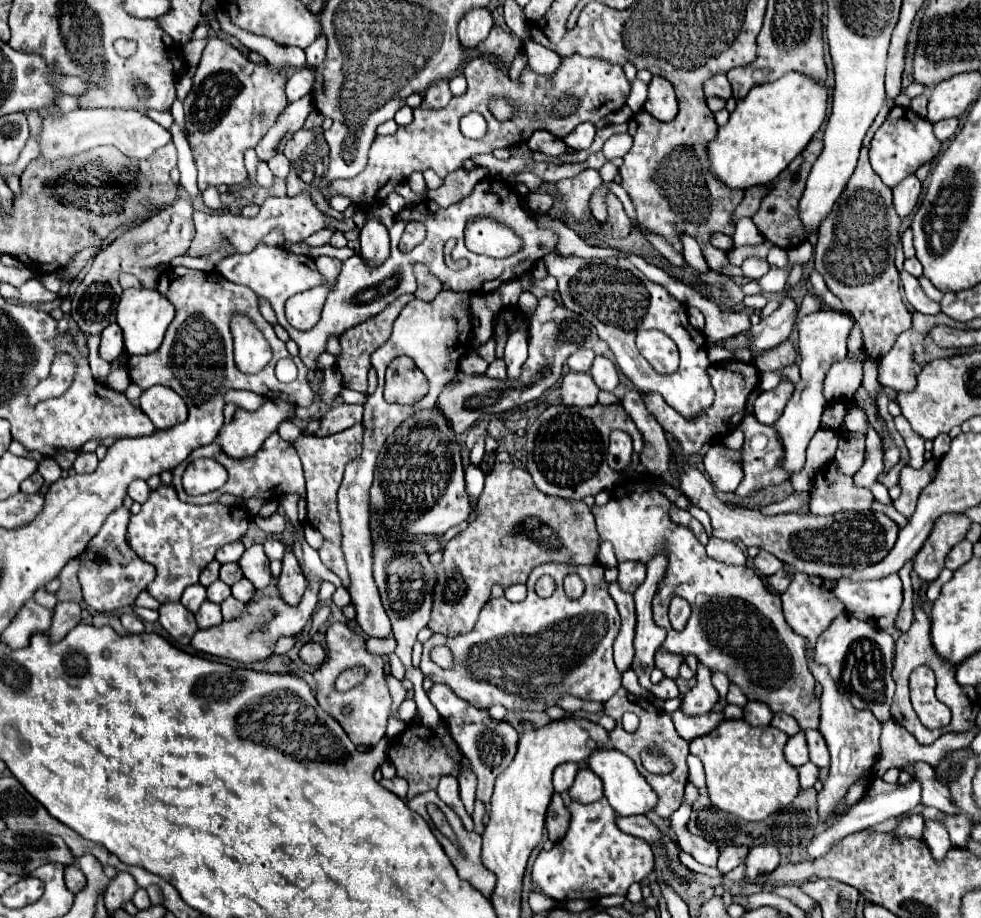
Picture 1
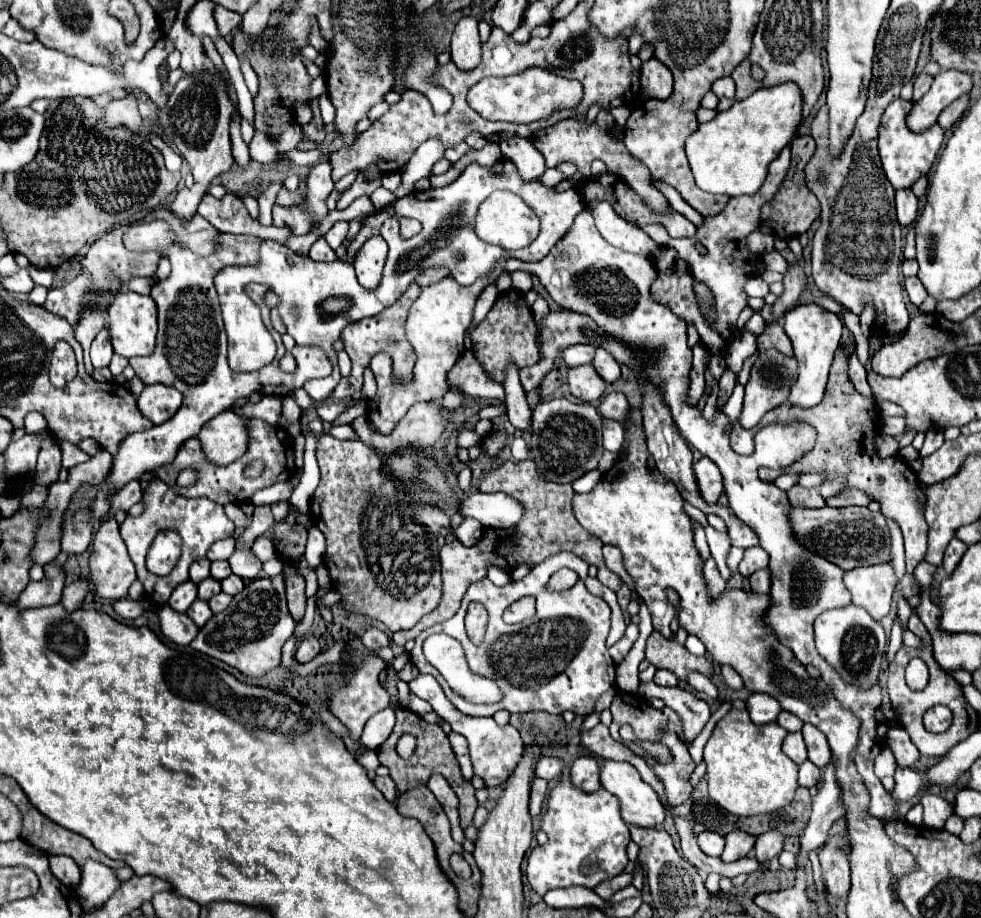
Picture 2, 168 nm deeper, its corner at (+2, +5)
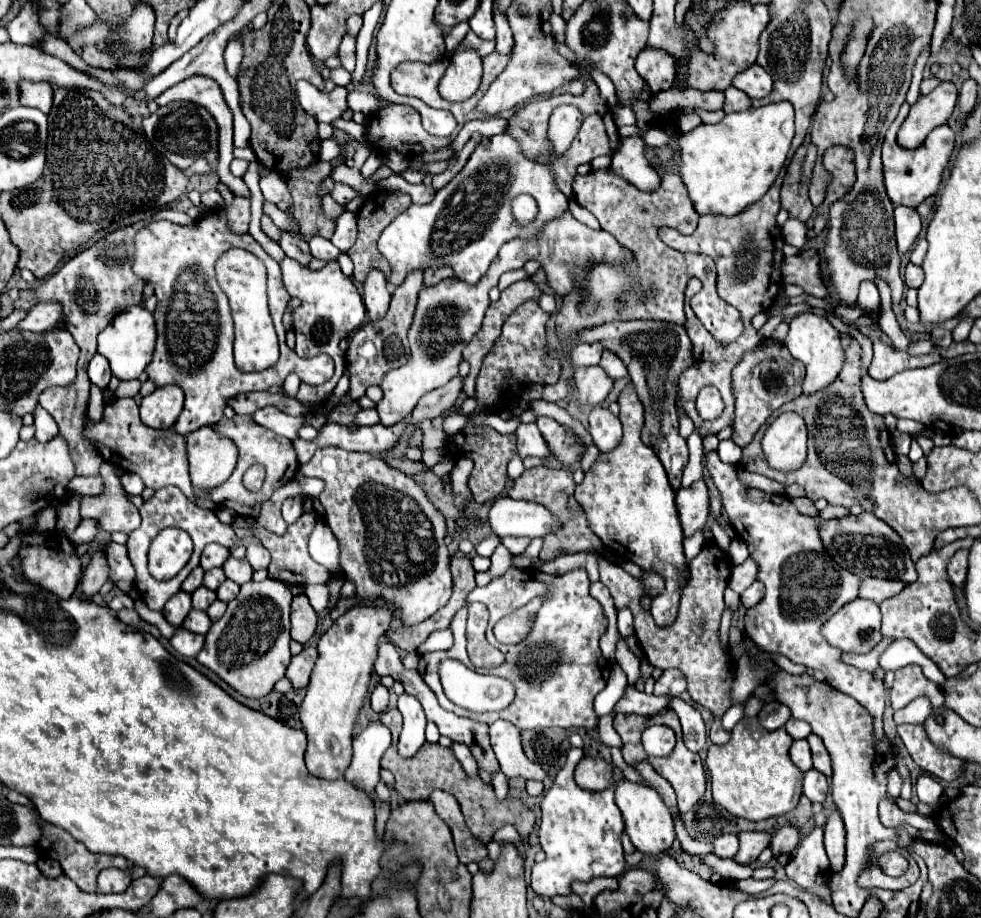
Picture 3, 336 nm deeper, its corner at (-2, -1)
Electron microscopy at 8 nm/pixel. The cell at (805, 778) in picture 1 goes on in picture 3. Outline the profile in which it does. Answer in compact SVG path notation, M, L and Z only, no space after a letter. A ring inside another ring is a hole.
M810 769L804 773L804 795L814 803L822 803L828 793L828 779L822 773L816 773L816 769Z

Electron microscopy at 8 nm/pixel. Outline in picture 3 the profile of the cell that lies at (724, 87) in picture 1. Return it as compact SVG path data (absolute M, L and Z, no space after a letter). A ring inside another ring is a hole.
M730 85L726 91L726 101L724 101L724 111L726 113L734 113L734 111L744 111L750 107L750 97L744 95L742 91L734 89L734 85Z

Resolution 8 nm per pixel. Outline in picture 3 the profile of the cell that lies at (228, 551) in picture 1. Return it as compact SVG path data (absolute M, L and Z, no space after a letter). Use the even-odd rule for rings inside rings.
M212 543L212 545L208 545L204 549L204 553L200 557L200 565L202 565L204 571L208 571L208 569L214 569L214 567L222 567L228 557L230 557L230 551L228 549Z

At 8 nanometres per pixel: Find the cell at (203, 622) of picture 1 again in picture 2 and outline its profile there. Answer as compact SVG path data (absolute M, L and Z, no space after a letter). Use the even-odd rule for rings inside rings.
M196 599L196 601L192 603L192 607L186 611L186 615L188 615L198 627L204 627L204 623L212 617L212 611L210 611L210 607L208 607L206 601Z

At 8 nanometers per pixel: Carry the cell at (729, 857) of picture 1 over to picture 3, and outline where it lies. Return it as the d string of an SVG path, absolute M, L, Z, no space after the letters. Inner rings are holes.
M746 831L746 833L738 833L738 839L740 839L740 849L738 849L734 861L740 865L750 865L770 845L772 837L770 837L770 833Z

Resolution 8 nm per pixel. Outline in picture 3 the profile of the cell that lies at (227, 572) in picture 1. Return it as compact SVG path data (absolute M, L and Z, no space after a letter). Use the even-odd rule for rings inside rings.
M210 569L204 573L204 587L208 587L208 589L216 591L224 581L226 581L224 569Z

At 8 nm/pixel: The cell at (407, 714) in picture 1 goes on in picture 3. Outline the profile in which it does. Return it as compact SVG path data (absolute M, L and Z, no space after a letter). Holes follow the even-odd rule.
M370 723L360 735L354 737L352 763L346 769L344 777L352 781L356 787L364 789L368 795L372 795L376 783L380 781L380 759L384 751L390 747L390 741L390 729L384 723Z

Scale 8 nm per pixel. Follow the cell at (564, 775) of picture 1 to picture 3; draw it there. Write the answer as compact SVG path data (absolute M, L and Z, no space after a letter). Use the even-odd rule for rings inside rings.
M504 719L494 721L490 725L490 739L492 739L494 753L500 761L500 767L508 779L518 775L522 775L524 779L534 779L534 781L546 779L546 771L524 755L520 747L520 731L516 729L516 725Z

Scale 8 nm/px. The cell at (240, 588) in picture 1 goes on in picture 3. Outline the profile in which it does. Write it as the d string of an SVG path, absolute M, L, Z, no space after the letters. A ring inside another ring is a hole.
M224 581L220 587L218 587L218 591L216 591L216 595L218 595L218 599L222 599L222 601L232 601L236 595L238 595L238 591L240 591L240 587L234 583L234 581Z

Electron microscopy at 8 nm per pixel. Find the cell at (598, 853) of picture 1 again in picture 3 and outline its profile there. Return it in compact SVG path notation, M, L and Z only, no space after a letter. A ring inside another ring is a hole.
M572 747L568 761L556 775L552 787L542 801L542 823L538 839L546 851L546 859L532 867L530 885L540 897L570 895L572 883L588 883L596 877L620 877L626 871L626 859L620 837L624 833L624 819L614 805L614 791L604 789L600 793L584 791L574 781L574 767L584 757L582 749Z

